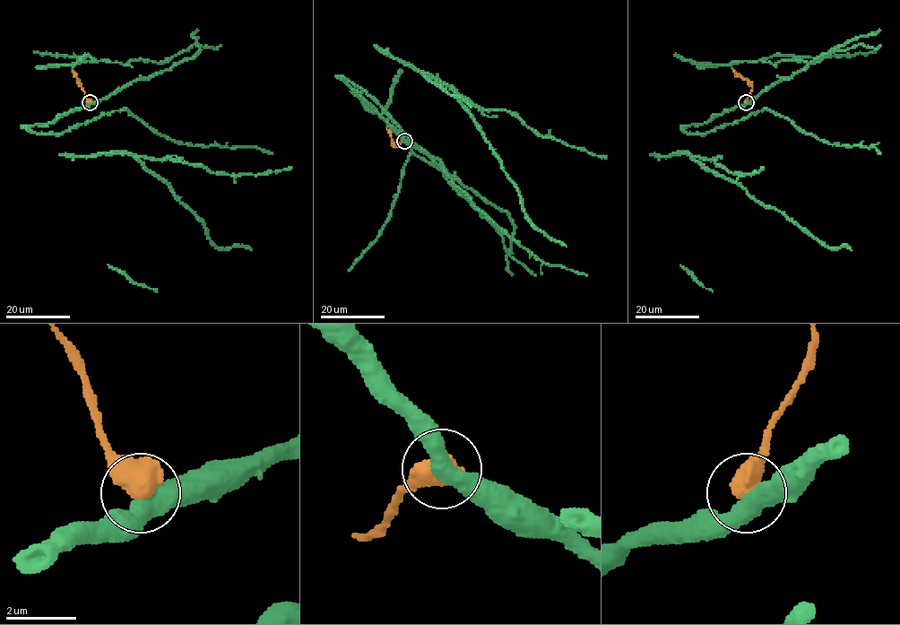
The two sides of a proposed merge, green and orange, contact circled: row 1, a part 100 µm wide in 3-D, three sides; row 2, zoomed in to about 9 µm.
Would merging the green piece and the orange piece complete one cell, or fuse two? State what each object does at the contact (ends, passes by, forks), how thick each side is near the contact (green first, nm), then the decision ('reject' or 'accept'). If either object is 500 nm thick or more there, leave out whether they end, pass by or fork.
480/700 nm | accept

